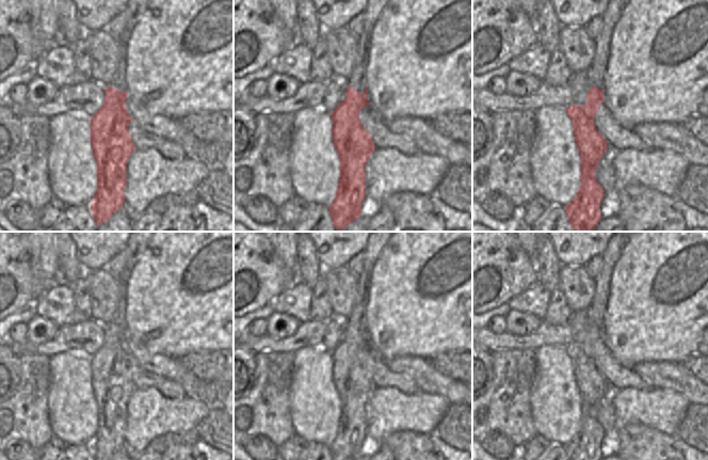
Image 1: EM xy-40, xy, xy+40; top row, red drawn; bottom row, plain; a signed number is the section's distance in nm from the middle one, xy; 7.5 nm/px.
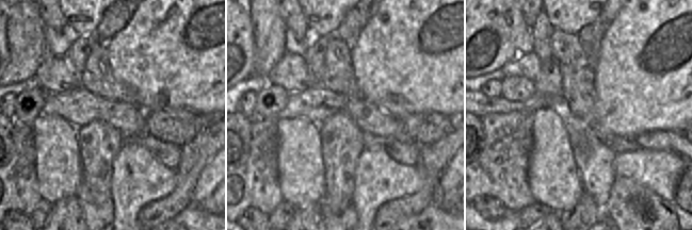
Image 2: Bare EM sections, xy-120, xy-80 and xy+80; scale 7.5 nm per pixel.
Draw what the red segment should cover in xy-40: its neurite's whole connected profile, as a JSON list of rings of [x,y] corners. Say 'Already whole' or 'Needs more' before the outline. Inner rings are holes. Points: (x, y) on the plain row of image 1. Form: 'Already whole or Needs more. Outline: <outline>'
Needs more. Outline: [[[131,232],[127,240],[127,261],[118,276],[118,302],[114,317],[106,327],[103,345],[91,356],[91,383],[97,402],[97,432],[91,443],[95,460],[110,459],[125,442],[127,426],[127,402],[136,388],[131,376],[131,362],[134,359],[127,351],[126,339],[129,337],[125,311],[127,308],[127,281],[133,266],[140,259],[155,232]]]

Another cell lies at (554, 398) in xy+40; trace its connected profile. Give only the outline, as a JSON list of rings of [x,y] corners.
[[[566,348],[536,349],[536,370],[530,390],[532,422],[537,434],[566,446],[581,426],[581,394]]]

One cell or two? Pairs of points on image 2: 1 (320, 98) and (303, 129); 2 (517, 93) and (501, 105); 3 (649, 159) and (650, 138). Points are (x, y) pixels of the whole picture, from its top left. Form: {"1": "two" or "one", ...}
{"1": "two", "2": "two", "3": "two"}

